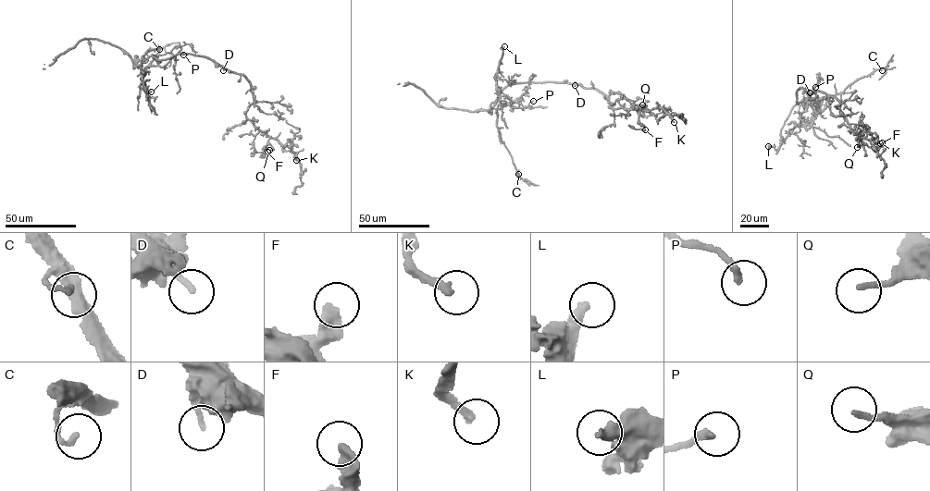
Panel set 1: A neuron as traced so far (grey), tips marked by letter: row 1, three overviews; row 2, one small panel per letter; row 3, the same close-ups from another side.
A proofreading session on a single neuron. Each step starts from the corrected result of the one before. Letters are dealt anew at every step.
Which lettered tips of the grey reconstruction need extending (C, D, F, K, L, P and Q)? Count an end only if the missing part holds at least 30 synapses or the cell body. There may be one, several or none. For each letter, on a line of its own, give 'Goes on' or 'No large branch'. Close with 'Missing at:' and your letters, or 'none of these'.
C: No large branch
D: No large branch
F: No large branch
K: Goes on
L: Goes on
P: Goes on
Q: No large branch
Missing at: K, L, P

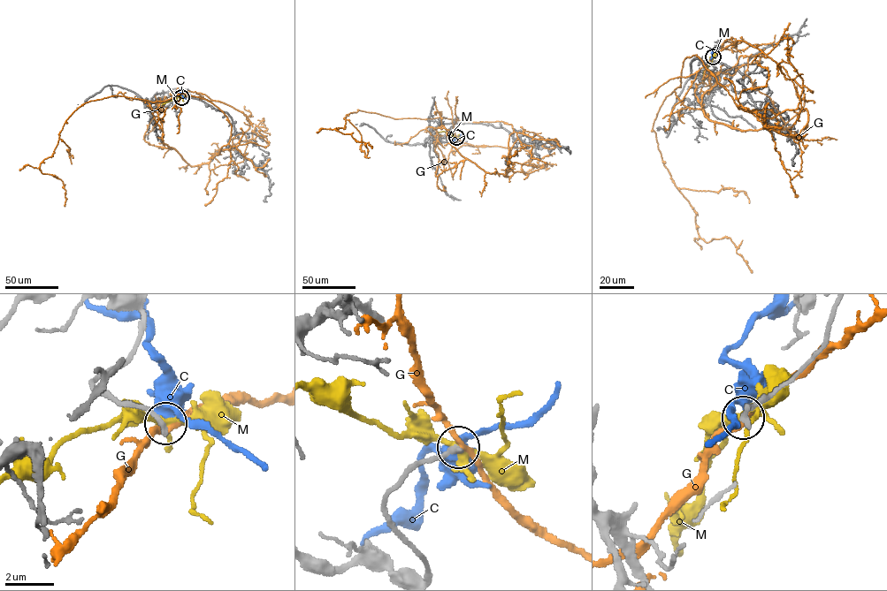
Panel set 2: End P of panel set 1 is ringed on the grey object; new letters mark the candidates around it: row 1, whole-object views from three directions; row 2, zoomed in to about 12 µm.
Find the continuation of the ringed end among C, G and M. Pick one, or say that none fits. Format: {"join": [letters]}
{"join": []}

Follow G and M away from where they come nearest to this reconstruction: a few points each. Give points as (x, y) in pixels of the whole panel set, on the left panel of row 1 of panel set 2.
G: (181, 97), (248, 128), (217, 155), (231, 125), (206, 99), (86, 102), (39, 167), (64, 206)
M: (181, 96), (161, 104)

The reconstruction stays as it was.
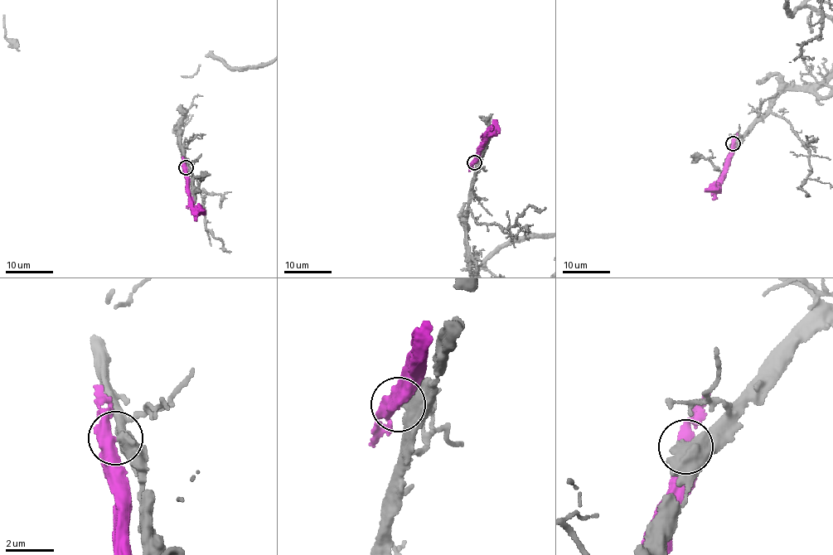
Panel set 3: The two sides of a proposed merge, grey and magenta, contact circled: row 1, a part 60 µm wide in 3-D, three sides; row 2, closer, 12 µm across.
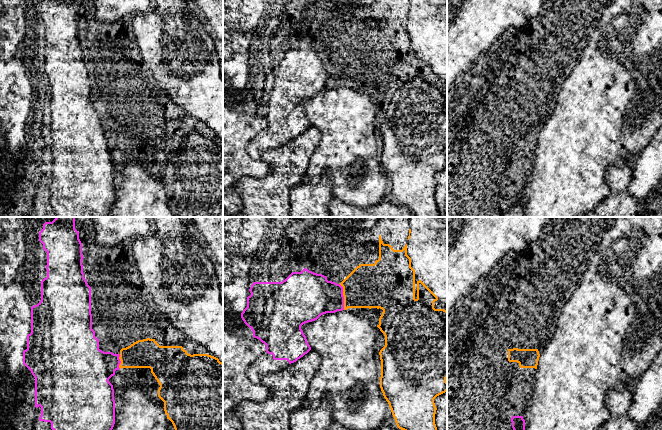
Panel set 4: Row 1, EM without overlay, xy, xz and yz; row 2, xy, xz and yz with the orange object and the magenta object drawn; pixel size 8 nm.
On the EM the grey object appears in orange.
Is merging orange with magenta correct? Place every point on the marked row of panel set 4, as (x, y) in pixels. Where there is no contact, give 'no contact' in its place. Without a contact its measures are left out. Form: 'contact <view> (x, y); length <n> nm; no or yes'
contact xz (344, 297); length 220 nm; no

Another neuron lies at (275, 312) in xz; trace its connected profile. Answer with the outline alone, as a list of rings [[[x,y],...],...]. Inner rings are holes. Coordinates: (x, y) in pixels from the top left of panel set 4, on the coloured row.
[[[306,268],[301,272],[292,272],[282,282],[253,282],[249,291],[251,295],[247,297],[247,307],[241,313],[241,318],[253,331],[253,337],[266,345],[266,351],[257,357],[247,369],[248,379],[253,384],[259,384],[260,380],[271,372],[283,370],[311,350],[301,329],[303,324],[315,321],[323,314],[344,310],[343,287],[340,284],[328,281],[326,276],[314,273]]]

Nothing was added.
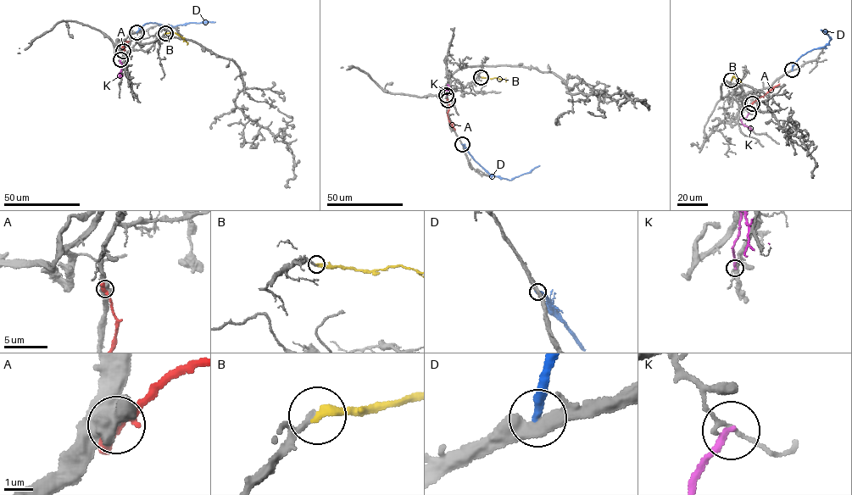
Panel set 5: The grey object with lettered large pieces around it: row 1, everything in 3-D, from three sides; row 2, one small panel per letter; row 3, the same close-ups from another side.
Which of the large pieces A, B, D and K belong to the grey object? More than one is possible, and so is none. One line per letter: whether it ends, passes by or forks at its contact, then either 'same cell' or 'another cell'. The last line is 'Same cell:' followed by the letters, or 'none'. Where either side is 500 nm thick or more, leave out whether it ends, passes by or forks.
A: another cell
B: it ends | same cell
D: it ends | another cell
K: it ends | another cell
Same cell: B

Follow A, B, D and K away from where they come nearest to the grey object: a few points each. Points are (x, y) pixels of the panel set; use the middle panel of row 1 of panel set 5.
A: (448, 100), (448, 119), (455, 130)
B: (481, 77), (505, 79), (505, 81)
D: (462, 144), (491, 175), (509, 180), (539, 165)
K: (447, 95), (448, 84), (449, 91), (453, 91)

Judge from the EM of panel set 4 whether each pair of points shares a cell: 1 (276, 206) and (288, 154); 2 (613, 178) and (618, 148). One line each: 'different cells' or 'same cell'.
1: same cell
2: different cells

